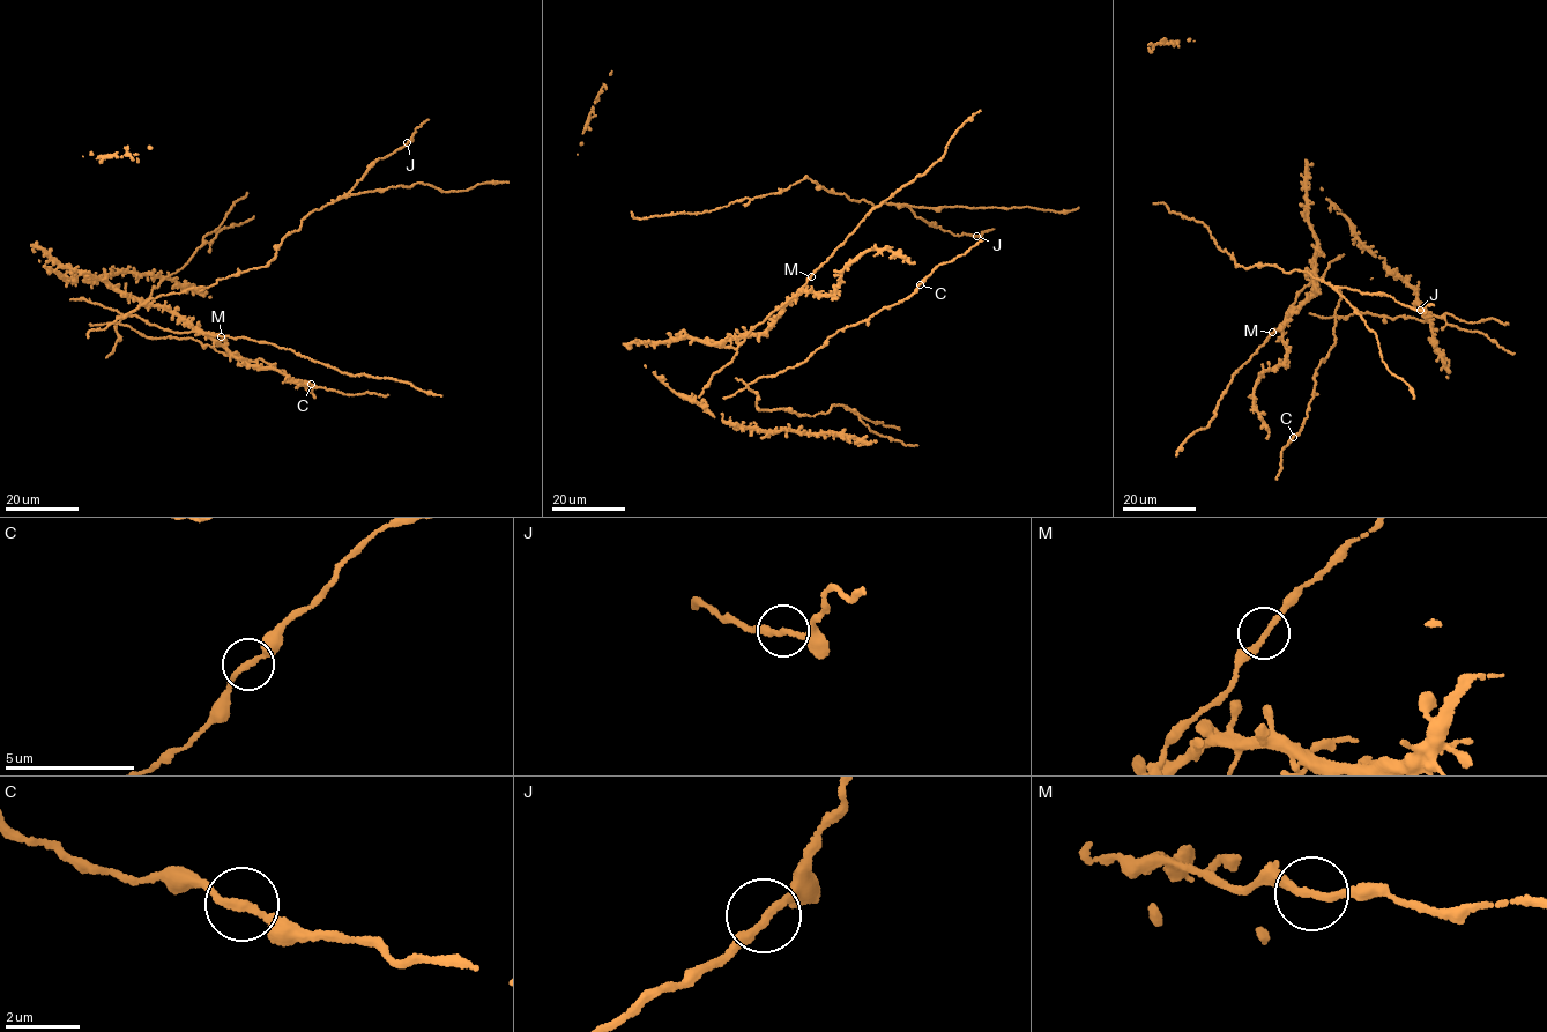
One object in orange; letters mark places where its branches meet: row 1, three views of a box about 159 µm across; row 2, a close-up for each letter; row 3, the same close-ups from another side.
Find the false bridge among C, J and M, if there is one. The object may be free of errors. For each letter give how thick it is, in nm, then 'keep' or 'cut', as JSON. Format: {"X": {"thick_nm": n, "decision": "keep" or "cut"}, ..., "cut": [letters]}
{"C": {"thick_nm": 200, "decision": "keep"}, "J": {"thick_nm": 200, "decision": "keep"}, "M": {"thick_nm": 200, "decision": "keep"}, "cut": []}

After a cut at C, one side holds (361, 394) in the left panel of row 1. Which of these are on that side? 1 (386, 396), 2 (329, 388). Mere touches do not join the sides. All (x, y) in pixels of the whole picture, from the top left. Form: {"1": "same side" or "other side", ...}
{"1": "same side", "2": "same side"}

